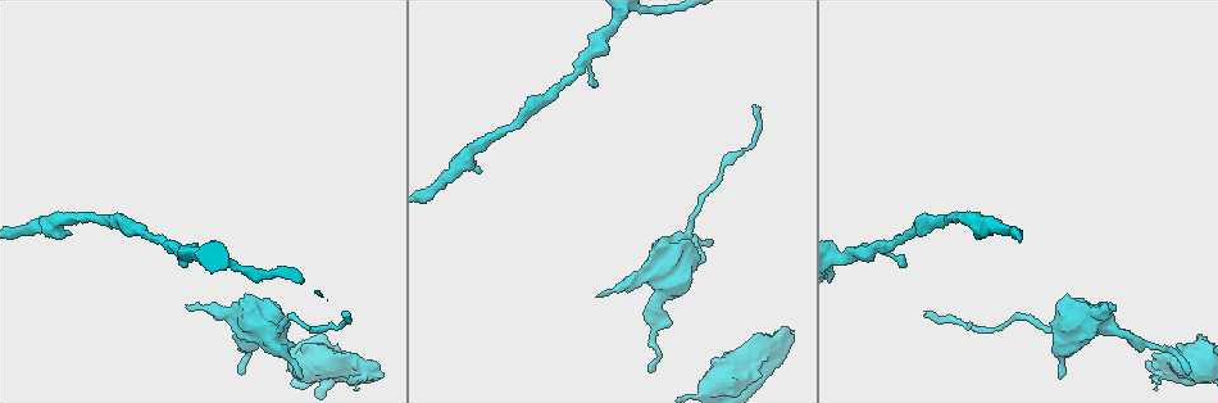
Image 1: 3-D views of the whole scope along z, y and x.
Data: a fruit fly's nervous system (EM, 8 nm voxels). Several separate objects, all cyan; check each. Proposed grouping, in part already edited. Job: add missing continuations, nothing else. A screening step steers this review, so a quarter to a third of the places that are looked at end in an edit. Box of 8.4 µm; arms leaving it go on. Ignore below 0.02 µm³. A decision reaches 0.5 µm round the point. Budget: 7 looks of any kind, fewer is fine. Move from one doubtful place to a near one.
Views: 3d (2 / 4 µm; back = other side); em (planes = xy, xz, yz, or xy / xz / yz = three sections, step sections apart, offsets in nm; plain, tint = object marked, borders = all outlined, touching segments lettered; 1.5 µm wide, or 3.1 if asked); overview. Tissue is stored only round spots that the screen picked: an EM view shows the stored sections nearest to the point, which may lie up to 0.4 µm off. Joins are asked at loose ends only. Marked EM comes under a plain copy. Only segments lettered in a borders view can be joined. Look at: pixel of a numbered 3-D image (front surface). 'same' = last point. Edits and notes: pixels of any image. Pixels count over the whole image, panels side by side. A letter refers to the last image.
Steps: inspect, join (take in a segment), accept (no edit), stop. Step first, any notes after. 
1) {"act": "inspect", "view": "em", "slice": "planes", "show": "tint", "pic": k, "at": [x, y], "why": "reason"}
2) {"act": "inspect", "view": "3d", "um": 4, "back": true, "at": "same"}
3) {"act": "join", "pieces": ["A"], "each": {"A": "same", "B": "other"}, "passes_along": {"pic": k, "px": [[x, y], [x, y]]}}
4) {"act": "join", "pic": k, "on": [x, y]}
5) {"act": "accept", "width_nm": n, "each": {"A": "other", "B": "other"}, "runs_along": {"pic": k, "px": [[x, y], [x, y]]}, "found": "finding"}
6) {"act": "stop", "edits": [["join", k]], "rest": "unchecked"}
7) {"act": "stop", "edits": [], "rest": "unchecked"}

{"act": "inspect", "view": "3d", "um": 4, "pic": 1, "at": [595, 296]}

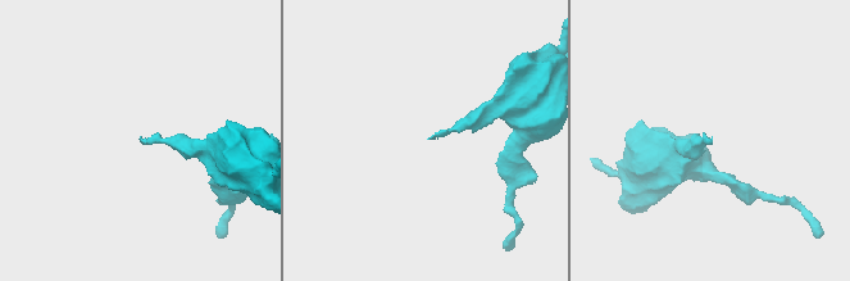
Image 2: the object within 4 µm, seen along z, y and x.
{"act": "inspect", "view": "em", "slice": "planes", "show": "borders", "pic": 2, "at": [140, 140], "why": "shape alone is not enough"}

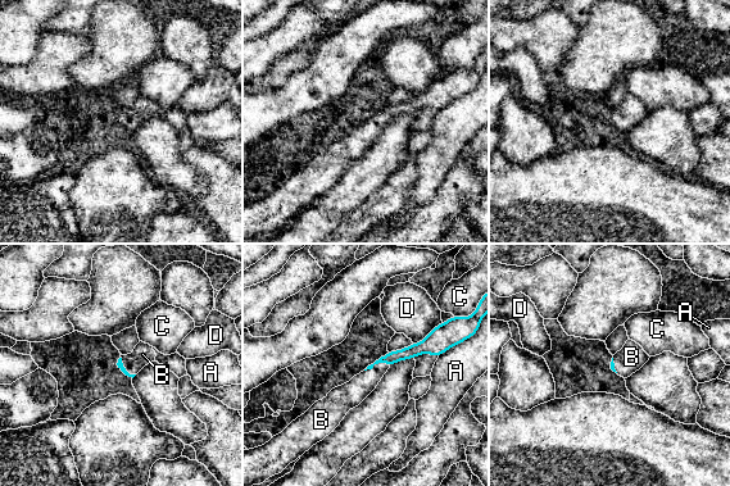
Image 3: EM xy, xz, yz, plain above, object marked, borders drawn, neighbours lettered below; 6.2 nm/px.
{"act": "join", "pieces": ["B"], "longest_contact_nm": ["D", 240], "each": {"A": "other", "B": "same", "C": "other", "D": "other"}, "passes_along": {"pic": 3, "px": [[413, 350], [376, 363], [352, 394]]}, "found": "it goes on there"}

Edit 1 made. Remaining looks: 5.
{"act": "inspect", "view": "overview"}

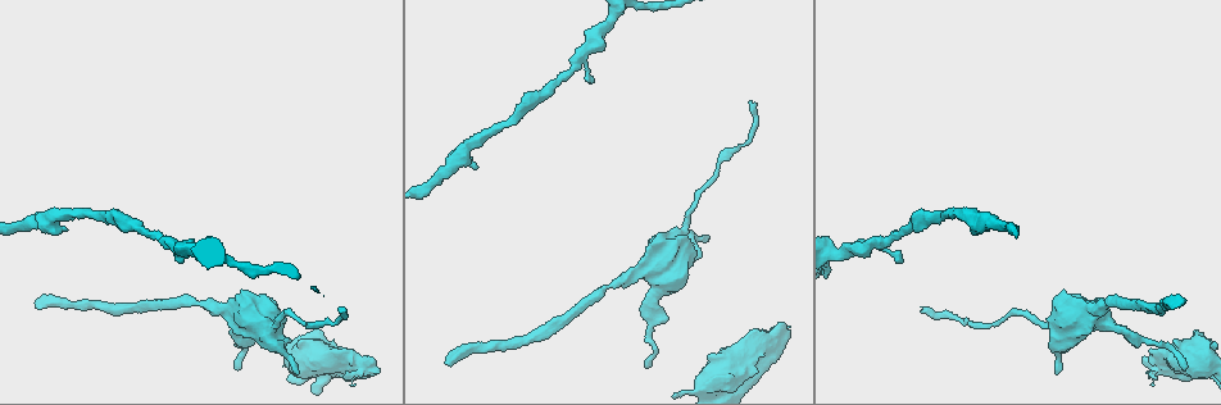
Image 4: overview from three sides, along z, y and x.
{"act": "inspect", "view": "em", "slice": "planes", "show": "tint", "pic": 4, "at": [238, 367], "why": "thin end"}

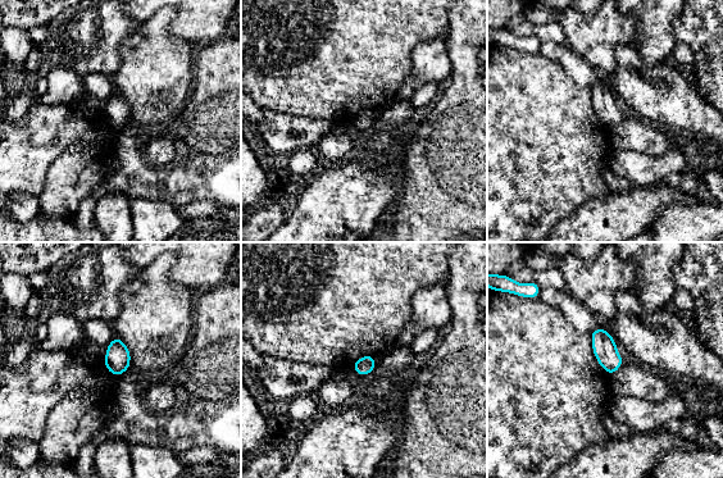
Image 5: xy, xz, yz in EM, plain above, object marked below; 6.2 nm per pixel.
{"act": "inspect", "view": "em", "slice": "planes", "show": "borders", "at": "same"}

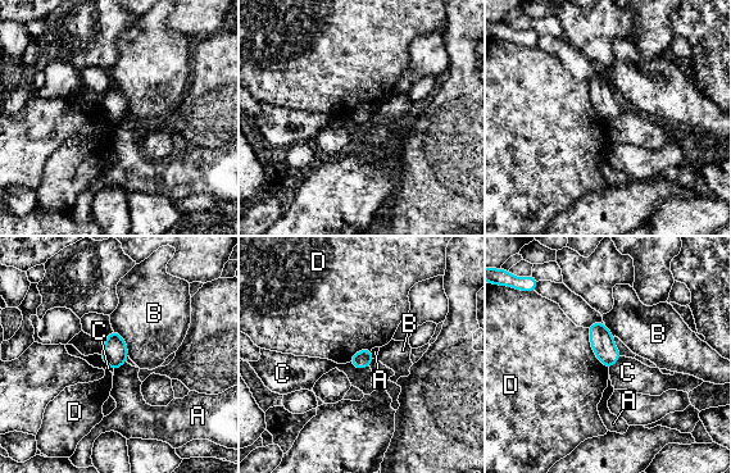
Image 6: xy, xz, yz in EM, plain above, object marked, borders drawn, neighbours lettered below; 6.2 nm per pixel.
{"act": "accept", "each": {"A": "other", "B": "other", "C": "other", "D": "other"}, "border": {"pic": 6, "px": [[586, 328], [594, 355], [608, 371]]}, "found": "no lettered segment goes on from it"}

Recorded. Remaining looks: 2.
{"act": "inspect", "view": "3d", "um": 4, "pic": 4, "at": [923, 308], "why": "long arm stops here"}

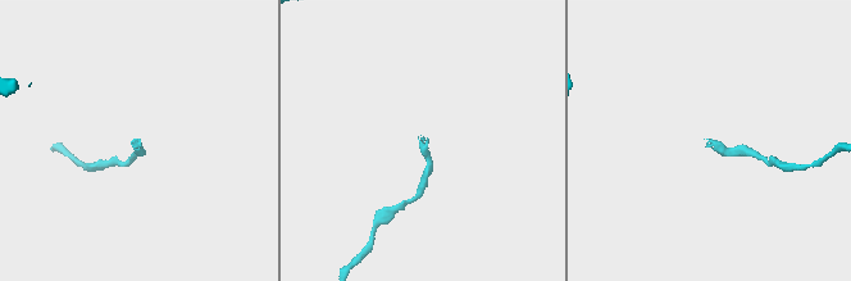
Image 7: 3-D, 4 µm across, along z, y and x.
{"act": "inspect", "view": "em", "slice": "planes", "show": "borders", "pic": 7, "at": [709, 139]}

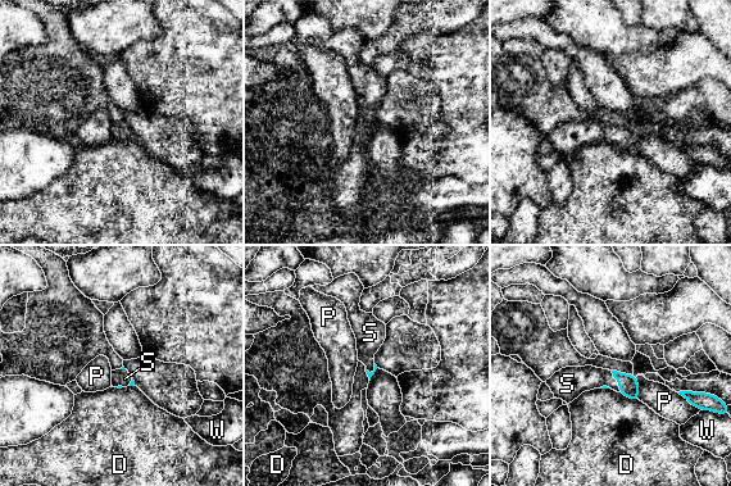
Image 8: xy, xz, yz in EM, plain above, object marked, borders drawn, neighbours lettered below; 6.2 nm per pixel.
{"act": "join", "pieces": ["S"], "longest_contact_nm": ["P", 160], "each": {"D": "other", "P": "other", "S": "same", "W": "other"}, "passes_along": {"pic": 8, "px": [[629, 384], [617, 381], [577, 380]]}, "found": "it goes on there"}

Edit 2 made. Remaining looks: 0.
{"act": "stop", "edits": [["join", 3], ["join", 8]], "rest": "unchecked"}

